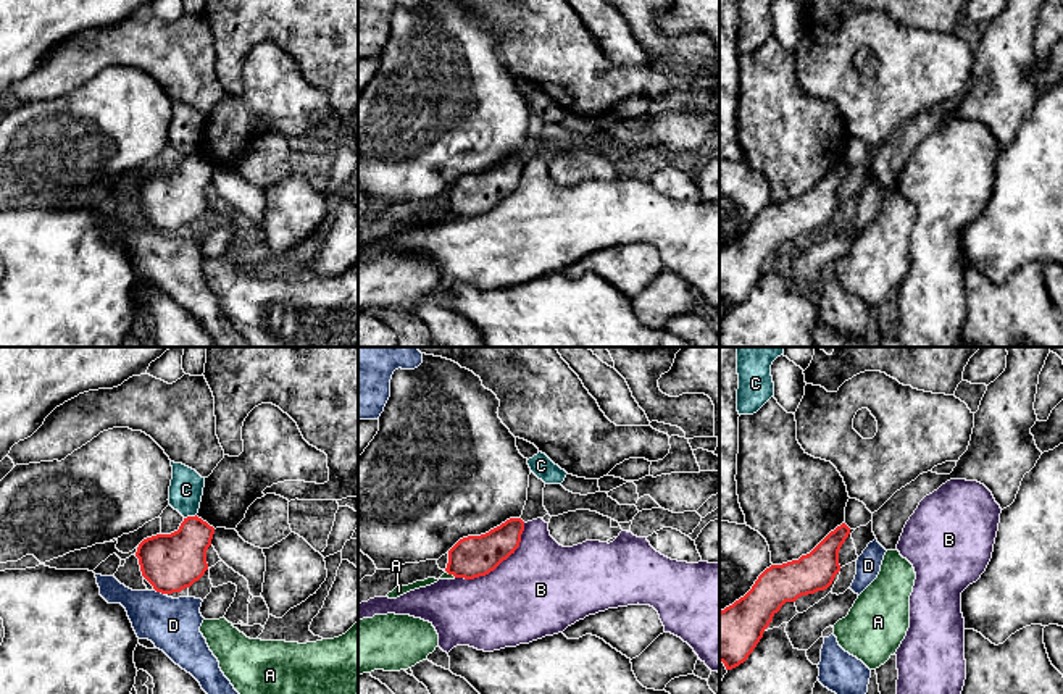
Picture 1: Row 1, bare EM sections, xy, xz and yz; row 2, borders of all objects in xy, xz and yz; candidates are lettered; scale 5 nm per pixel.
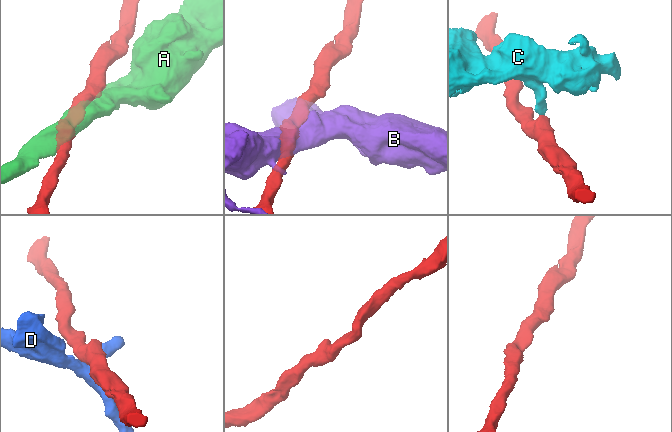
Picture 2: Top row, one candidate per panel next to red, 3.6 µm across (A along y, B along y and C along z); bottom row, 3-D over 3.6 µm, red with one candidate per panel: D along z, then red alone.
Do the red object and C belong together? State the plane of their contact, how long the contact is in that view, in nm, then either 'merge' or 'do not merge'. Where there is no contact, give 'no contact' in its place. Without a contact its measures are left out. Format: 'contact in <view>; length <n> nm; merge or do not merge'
contact in xy; length 70 nm; do not merge

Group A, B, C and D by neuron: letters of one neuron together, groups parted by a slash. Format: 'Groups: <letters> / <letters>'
Groups: A / B / C / D

